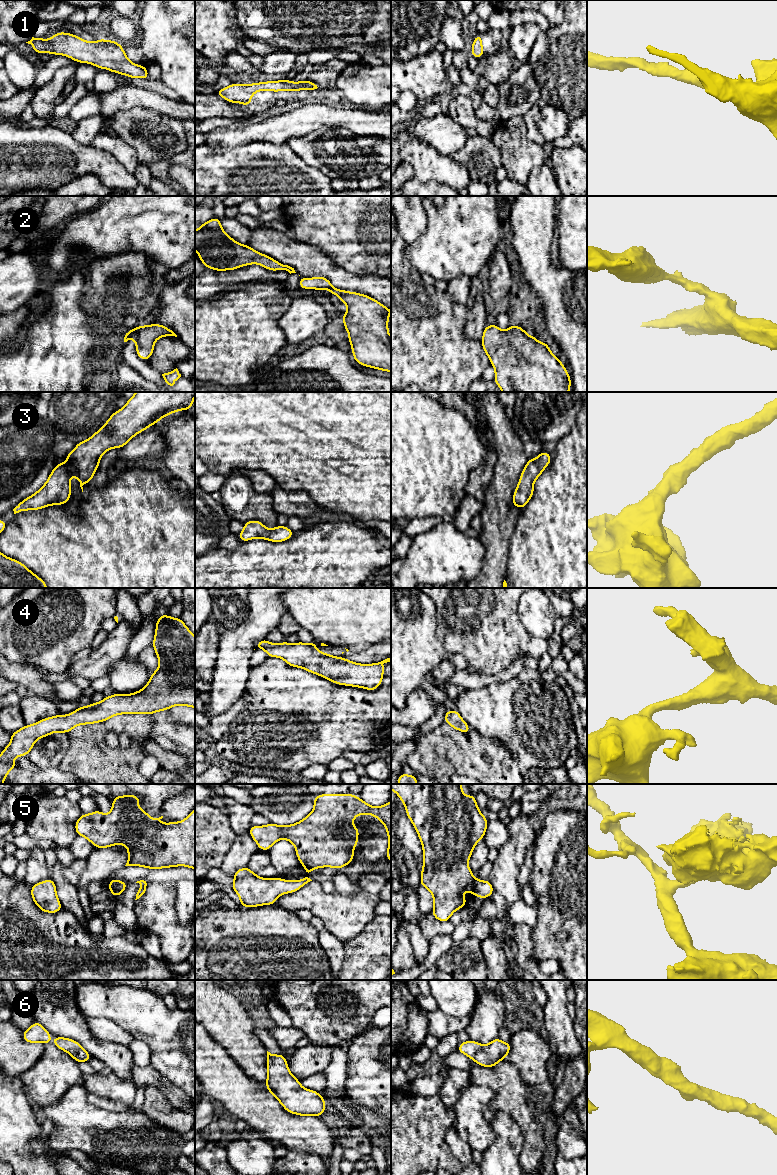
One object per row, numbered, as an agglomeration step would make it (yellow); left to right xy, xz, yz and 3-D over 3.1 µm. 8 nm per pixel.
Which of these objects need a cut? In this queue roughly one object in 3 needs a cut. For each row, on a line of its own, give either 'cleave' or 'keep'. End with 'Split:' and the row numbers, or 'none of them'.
1: keep
2: keep
3: keep
4: keep
5: cleave
6: keep
Split: 5

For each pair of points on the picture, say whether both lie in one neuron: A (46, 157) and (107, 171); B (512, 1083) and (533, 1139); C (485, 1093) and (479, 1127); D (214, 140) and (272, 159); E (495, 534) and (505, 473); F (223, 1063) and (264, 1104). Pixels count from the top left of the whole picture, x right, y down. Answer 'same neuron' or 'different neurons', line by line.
A: same neuron
B: same neuron
C: same neuron
D: different neurons
E: same neuron
F: same neuron

